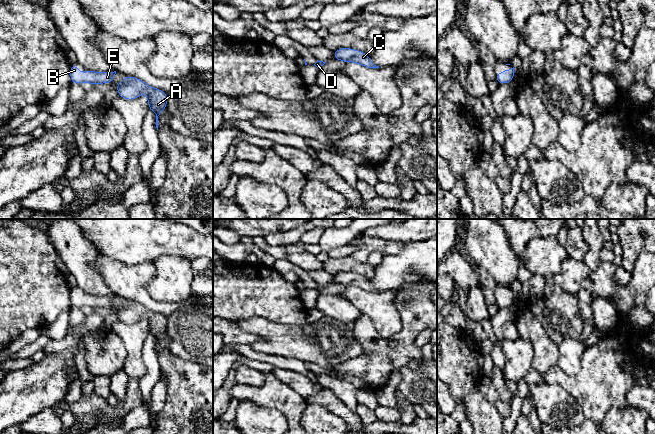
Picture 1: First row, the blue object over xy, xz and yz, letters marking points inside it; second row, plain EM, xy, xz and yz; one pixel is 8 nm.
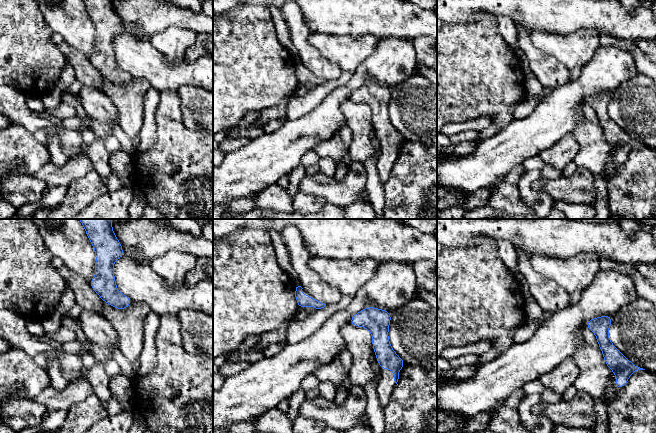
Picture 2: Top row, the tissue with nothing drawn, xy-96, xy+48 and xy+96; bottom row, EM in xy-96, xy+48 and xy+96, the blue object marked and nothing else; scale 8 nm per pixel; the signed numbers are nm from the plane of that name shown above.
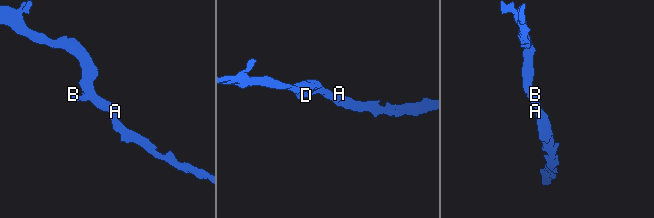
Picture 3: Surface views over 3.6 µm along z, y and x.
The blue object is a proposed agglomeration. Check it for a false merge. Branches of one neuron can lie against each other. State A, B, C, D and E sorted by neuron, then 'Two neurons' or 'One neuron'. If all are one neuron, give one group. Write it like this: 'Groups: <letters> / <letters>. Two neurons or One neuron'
Groups: A B C D E. One neuron

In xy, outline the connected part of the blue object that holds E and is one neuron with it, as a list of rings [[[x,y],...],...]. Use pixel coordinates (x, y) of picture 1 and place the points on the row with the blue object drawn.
[[[76,63],[71,64],[70,69],[70,77],[72,83],[92,83],[99,84],[99,83],[112,83],[113,77],[116,74],[116,71],[114,72],[94,72],[94,71],[87,71],[87,72],[78,72],[78,66]]]

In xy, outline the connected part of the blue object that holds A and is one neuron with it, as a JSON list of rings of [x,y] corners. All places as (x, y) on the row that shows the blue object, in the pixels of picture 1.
[[[125,76],[115,88],[118,90],[119,96],[127,100],[134,100],[145,93],[148,96],[149,109],[156,114],[156,128],[158,130],[158,116],[167,106],[167,93],[150,87],[142,80],[131,76]]]

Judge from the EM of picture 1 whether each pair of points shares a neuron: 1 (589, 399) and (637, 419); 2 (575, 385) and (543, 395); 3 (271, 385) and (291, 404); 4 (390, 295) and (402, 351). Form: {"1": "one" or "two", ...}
{"1": "two", "2": "two", "3": "one", "4": "two"}

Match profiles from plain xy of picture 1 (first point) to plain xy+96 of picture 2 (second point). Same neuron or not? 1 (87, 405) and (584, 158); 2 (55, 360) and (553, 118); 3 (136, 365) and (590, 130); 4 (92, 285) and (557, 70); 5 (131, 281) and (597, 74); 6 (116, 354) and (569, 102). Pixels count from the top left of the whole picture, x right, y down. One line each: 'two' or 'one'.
1: two
2: one
3: one
4: one
5: two
6: two

